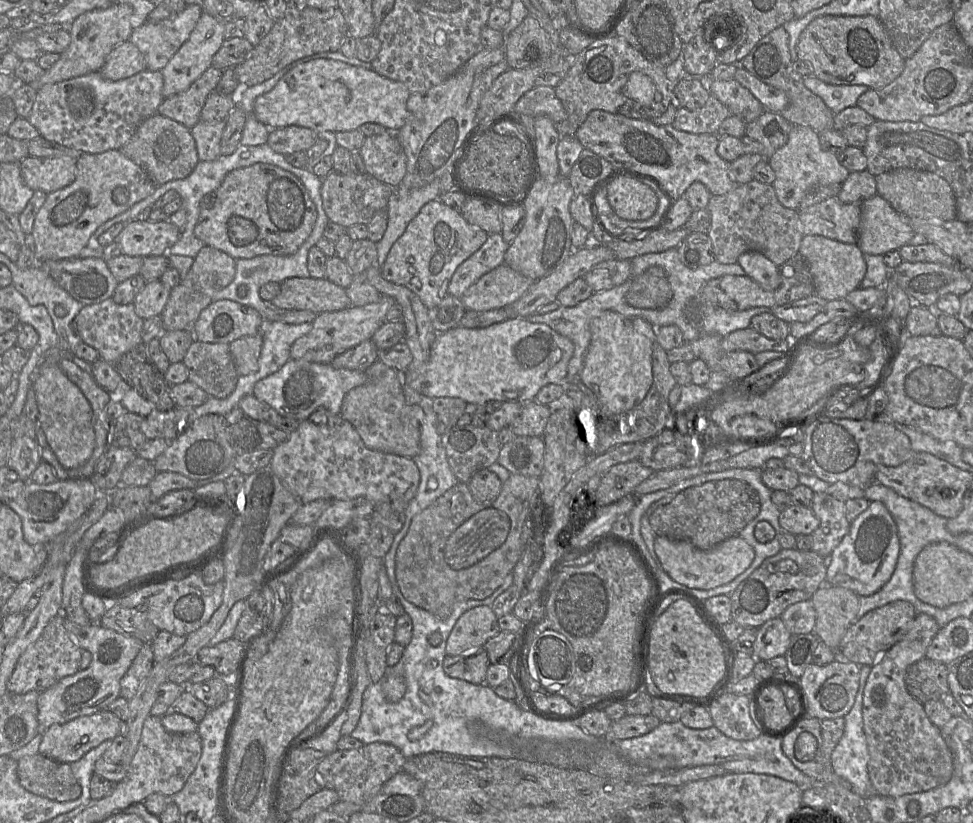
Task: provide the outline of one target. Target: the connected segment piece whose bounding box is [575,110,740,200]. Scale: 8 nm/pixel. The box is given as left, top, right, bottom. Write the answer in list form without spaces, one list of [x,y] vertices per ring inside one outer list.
[[[593,110],[579,126],[575,137],[583,148],[604,158],[621,172],[632,172],[653,177],[659,188],[671,200],[682,198],[686,190],[695,182],[704,184],[712,196],[724,195],[740,185],[731,178],[729,163],[717,154],[719,137],[715,134],[693,134],[677,130],[672,125],[658,126],[650,121],[631,119],[618,113]]]

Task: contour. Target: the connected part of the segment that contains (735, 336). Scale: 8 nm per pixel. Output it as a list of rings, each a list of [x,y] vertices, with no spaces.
[[[752,328],[733,331],[722,339],[721,348],[726,353],[733,351],[747,351],[754,355],[764,351],[790,353],[793,348],[793,342],[767,338]]]

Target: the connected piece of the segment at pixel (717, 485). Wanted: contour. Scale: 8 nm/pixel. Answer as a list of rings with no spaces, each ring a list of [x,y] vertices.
[[[723,479],[689,487],[668,503],[651,512],[647,519],[656,536],[691,543],[701,550],[709,550],[728,538],[737,536],[760,512],[758,493],[749,484],[736,479]]]

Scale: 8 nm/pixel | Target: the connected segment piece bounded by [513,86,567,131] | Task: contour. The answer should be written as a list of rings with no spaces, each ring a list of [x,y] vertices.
[[[535,86],[527,91],[514,106],[513,112],[529,116],[547,116],[558,131],[557,125],[567,118],[567,113],[550,86]]]

